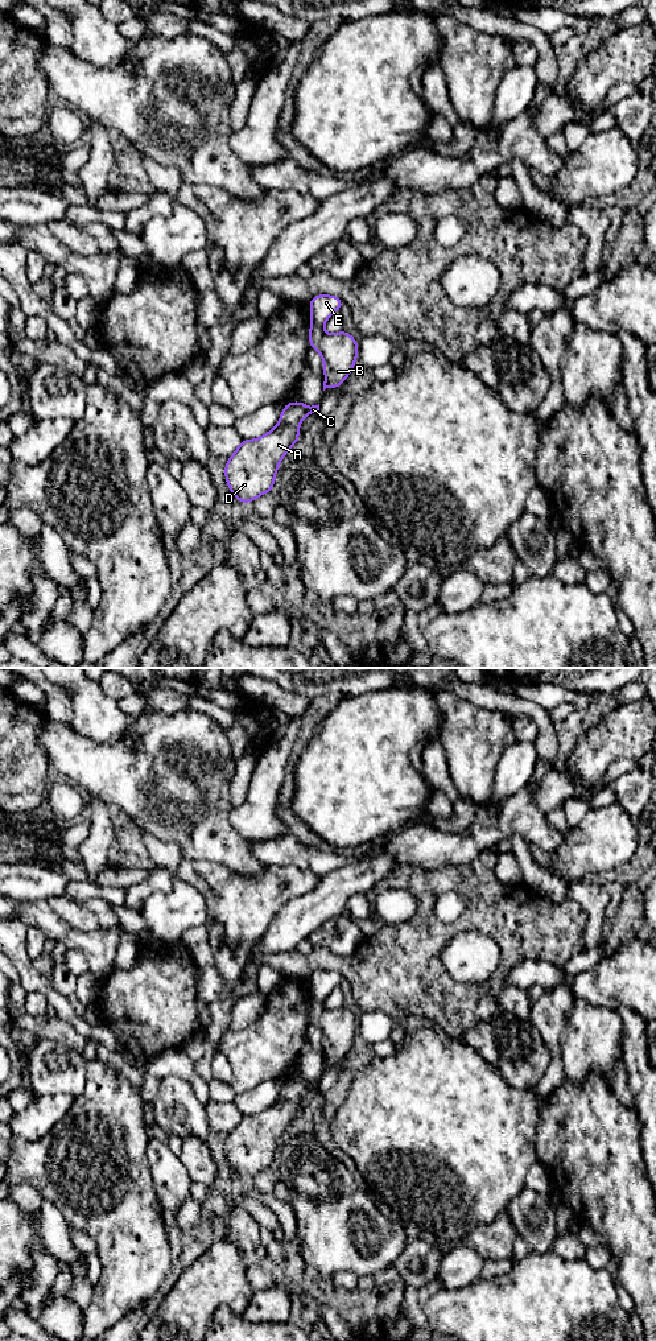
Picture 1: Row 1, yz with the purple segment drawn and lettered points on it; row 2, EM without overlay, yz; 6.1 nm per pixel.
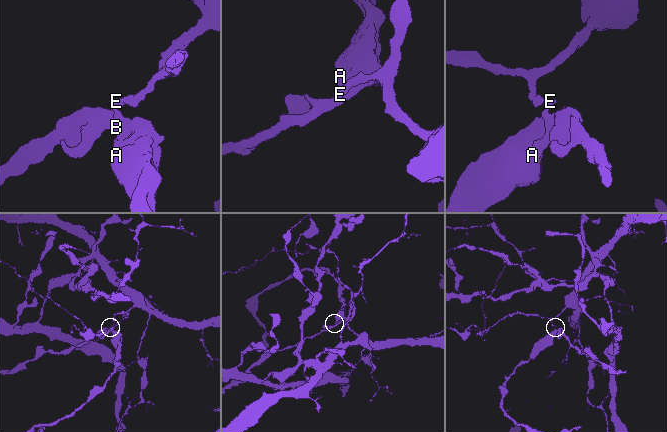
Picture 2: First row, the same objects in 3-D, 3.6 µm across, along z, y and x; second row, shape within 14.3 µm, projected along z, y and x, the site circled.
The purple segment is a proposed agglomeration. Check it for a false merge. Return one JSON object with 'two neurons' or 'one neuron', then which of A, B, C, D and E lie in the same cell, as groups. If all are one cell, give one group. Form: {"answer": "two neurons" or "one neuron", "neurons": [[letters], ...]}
{"answer": "two neurons", "neurons": [["A", "B", "C", "D"], ["E"]]}

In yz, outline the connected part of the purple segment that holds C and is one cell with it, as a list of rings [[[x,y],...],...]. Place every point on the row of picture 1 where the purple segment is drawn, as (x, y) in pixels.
[[[286,403],[272,430],[255,440],[242,440],[224,466],[228,490],[239,502],[247,506],[275,488],[281,459],[301,438],[298,430],[302,420],[318,412],[319,404]]]

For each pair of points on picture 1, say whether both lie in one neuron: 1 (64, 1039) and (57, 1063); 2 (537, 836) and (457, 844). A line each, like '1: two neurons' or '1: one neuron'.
1: two neurons
2: one neuron

